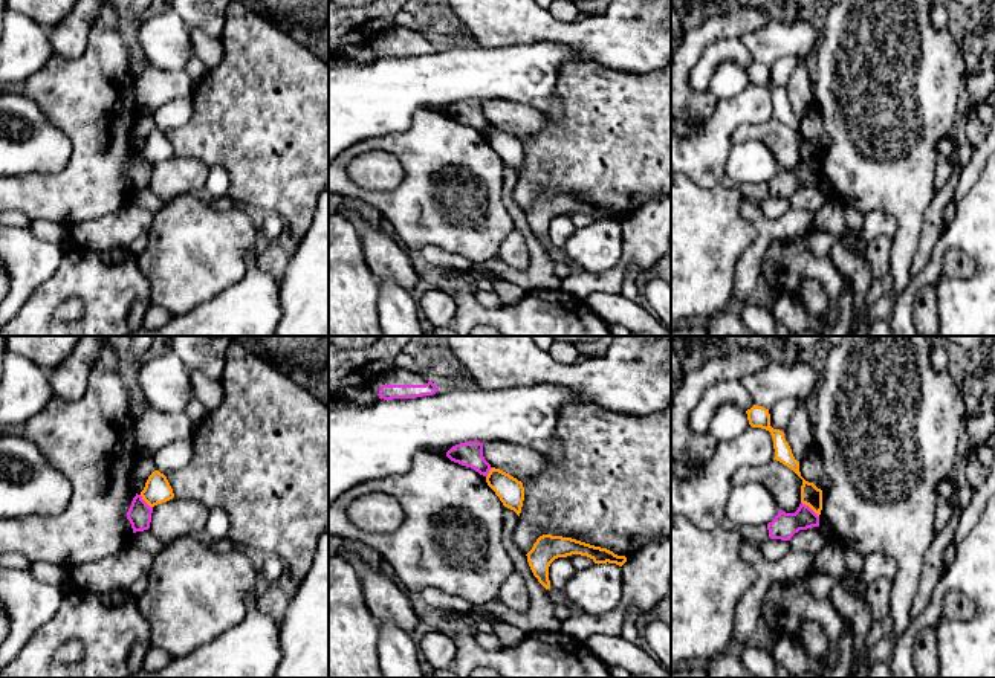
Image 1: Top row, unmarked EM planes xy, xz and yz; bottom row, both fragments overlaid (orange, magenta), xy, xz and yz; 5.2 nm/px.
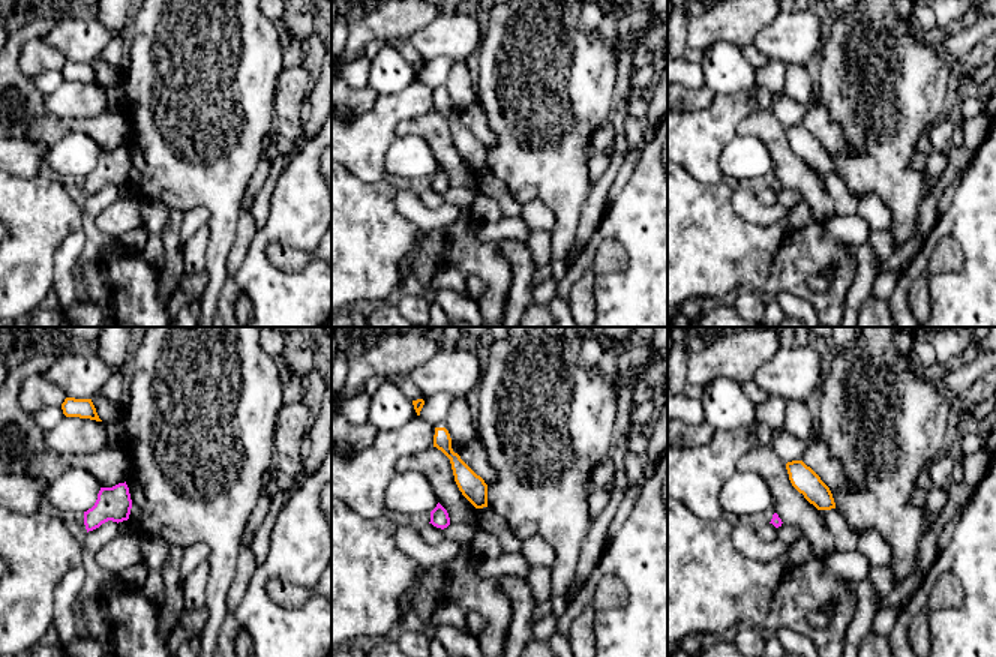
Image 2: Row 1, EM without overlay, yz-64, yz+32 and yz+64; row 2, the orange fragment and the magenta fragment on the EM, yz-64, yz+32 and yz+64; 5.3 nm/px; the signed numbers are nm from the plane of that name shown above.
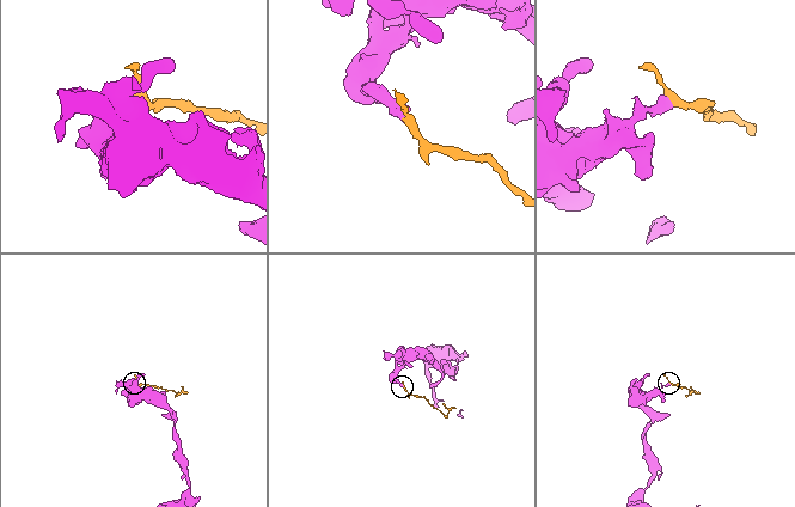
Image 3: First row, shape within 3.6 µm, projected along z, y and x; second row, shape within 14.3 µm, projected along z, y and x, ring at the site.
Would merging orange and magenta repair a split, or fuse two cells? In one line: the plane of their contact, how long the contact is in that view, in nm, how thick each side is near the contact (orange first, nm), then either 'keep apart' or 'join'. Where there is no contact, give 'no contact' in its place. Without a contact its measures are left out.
contact in yz; length 130 nm; calibres 110 and 140 nm; keep apart

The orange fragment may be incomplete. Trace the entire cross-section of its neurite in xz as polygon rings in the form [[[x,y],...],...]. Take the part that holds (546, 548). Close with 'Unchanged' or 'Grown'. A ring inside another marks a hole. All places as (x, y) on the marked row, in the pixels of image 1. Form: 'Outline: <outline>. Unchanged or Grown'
Outline: [[[543,534],[536,539],[532,550],[526,554],[529,567],[538,582],[550,589],[549,567],[558,557],[581,554],[590,557],[595,563],[616,563],[622,567],[627,562],[625,556],[617,556],[613,551],[595,547],[572,538]]]. Unchanged

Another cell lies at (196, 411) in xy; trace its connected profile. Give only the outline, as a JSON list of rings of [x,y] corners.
[[[193,399],[186,409],[185,414],[197,425],[200,423],[206,415],[208,415],[208,409],[197,400]]]

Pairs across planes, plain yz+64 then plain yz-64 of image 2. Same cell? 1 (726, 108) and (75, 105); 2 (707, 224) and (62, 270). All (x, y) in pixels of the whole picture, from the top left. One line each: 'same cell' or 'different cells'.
1: same cell
2: different cells

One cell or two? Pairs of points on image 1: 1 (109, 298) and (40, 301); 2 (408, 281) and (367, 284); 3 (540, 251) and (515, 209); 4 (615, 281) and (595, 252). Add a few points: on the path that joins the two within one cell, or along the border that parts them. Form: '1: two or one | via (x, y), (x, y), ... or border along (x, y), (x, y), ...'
1: one | via (92, 290), (57, 290)
2: two | border along (362, 248), (367, 267), (379, 280)
3: one | via (531, 240), (520, 220)
4: two | border along (624, 238), (615, 266), (583, 271)

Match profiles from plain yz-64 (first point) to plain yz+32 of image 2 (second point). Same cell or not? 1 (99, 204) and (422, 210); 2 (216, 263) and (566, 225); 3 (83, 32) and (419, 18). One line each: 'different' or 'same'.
1: different
2: same
3: different

